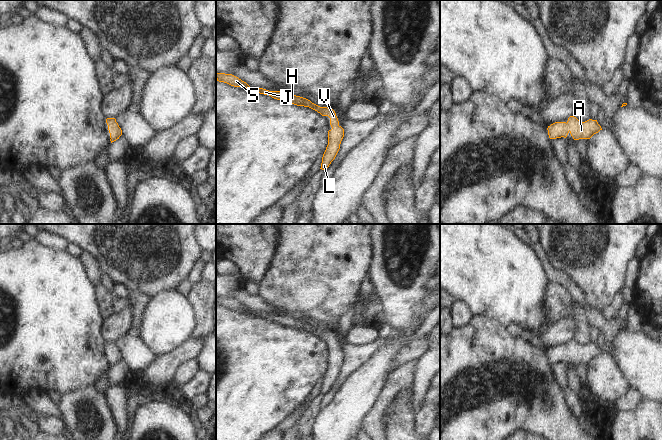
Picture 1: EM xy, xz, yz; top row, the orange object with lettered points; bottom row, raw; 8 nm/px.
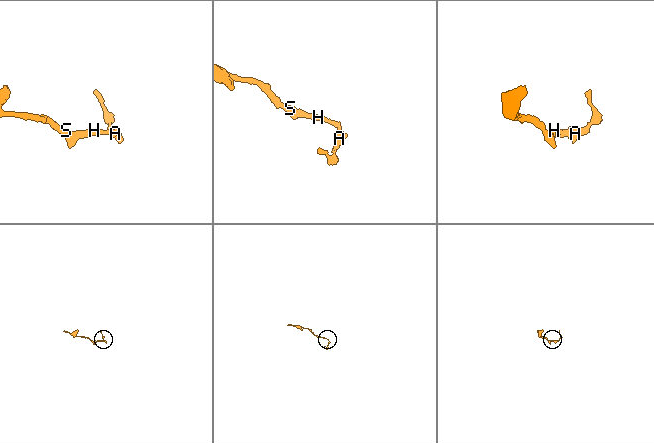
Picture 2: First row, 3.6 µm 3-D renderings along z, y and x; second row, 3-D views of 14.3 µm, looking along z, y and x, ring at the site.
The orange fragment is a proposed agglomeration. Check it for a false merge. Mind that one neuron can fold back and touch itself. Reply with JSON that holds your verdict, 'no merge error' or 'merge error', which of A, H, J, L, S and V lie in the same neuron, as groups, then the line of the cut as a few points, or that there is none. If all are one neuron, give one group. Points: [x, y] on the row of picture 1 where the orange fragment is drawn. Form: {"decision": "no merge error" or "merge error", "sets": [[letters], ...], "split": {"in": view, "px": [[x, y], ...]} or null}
{"decision": "no merge error", "sets": [["A", "H", "J", "L", "S", "V"]], "split": null}

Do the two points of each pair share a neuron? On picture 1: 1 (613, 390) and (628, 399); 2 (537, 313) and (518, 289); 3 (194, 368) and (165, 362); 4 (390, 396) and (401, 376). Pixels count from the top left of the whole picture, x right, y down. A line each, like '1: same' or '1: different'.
1: different
2: same
3: different
4: same

